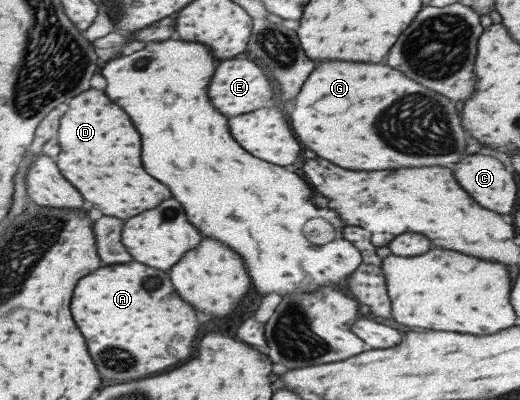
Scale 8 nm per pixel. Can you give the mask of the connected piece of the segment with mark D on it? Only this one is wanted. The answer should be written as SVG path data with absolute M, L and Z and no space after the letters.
M89 89L69 101L67 111L59 121L59 155L57 167L61 175L91 203L99 213L117 219L129 219L141 211L153 209L159 201L171 197L169 189L153 181L141 167L141 141L129 117L113 105L101 90Z

